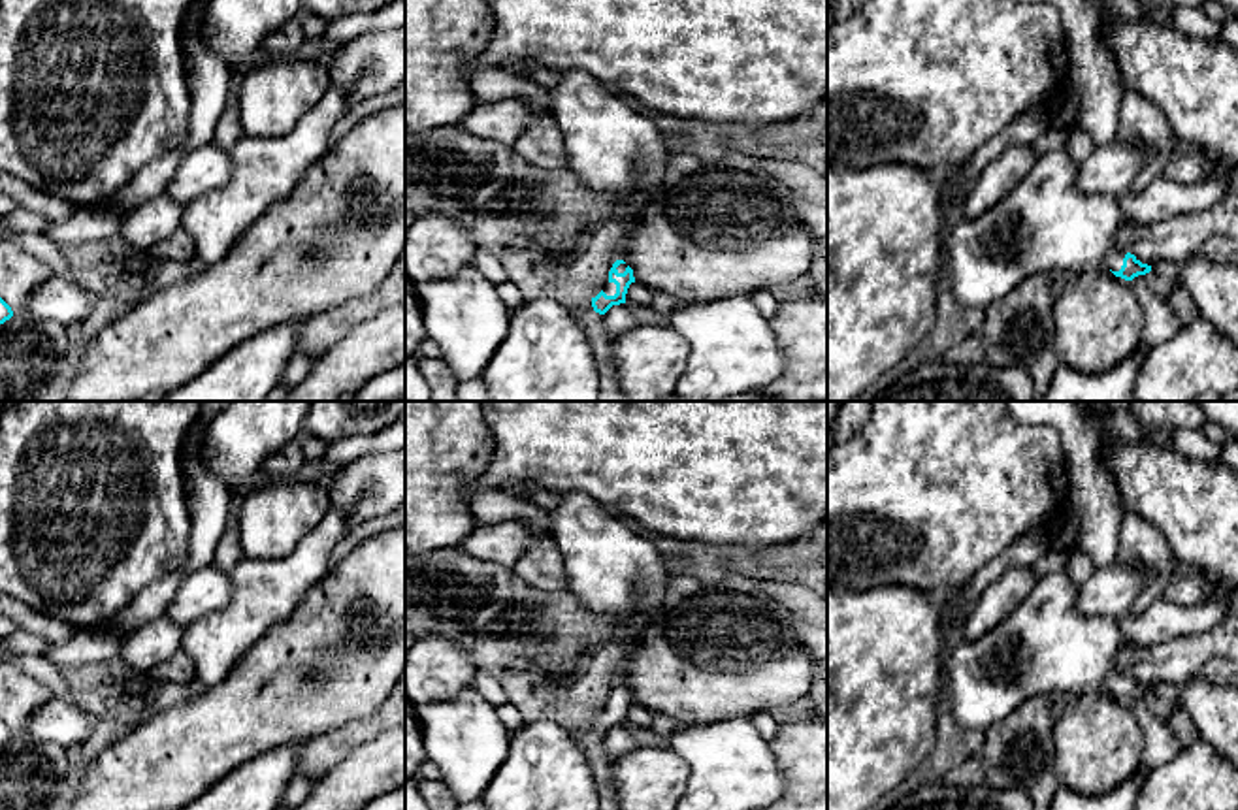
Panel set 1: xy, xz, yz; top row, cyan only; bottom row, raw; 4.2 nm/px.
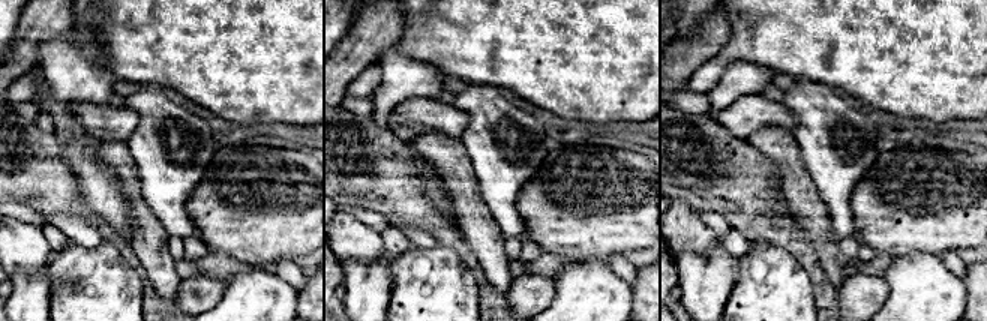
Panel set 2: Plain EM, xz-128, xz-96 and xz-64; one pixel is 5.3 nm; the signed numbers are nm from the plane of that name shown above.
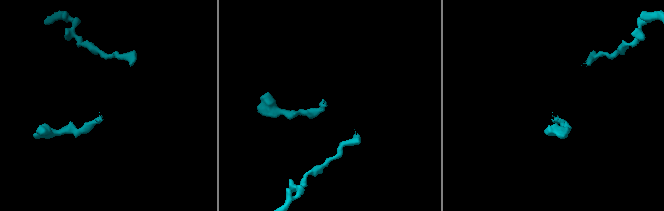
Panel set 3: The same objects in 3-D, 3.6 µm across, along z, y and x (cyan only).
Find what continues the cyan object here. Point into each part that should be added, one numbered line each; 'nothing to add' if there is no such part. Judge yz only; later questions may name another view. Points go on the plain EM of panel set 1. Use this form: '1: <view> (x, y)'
1: yz (1044, 647)

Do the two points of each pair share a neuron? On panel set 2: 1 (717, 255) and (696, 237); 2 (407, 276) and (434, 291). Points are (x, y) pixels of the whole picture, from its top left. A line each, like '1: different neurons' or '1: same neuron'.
1: different neurons
2: same neuron

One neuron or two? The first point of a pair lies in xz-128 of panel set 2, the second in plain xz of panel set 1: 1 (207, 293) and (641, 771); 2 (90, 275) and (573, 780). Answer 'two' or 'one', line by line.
1: one
2: one

